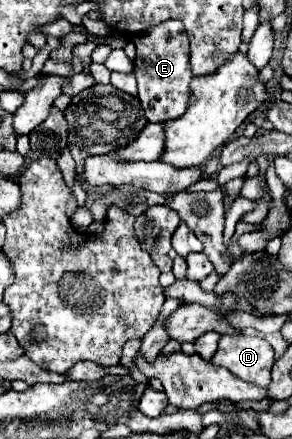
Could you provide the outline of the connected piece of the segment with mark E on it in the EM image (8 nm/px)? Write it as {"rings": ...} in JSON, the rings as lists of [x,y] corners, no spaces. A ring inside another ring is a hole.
{"rings":[[[164,21],[152,27],[148,33],[138,33],[132,37],[136,43],[138,55],[134,59],[134,75],[138,81],[138,99],[144,109],[144,115],[150,123],[162,123],[168,119],[178,119],[188,109],[190,101],[190,51],[188,35],[182,21]]]}

